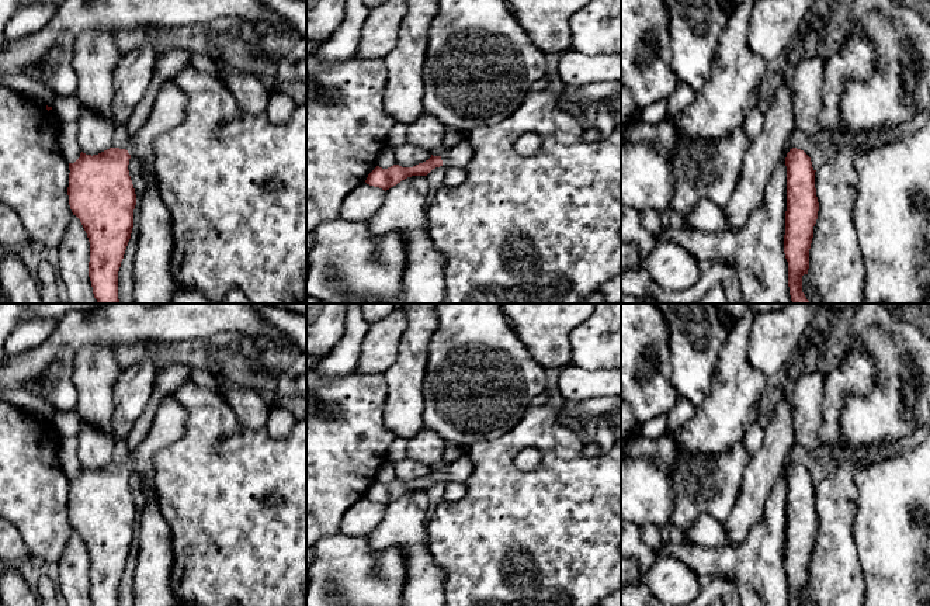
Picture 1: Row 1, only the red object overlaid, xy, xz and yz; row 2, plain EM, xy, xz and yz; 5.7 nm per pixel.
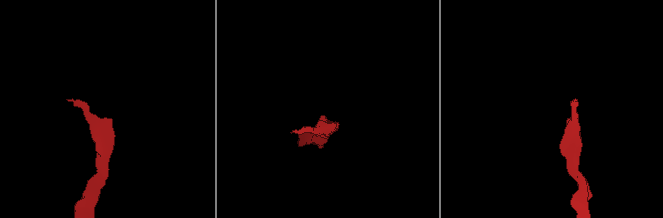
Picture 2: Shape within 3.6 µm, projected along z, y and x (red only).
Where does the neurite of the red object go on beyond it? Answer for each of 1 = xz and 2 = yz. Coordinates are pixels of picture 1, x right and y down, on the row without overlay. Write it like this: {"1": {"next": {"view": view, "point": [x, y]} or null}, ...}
{"1": {"next": {"view": "xz", "point": [460, 470]}}, "2": {"next": null}}

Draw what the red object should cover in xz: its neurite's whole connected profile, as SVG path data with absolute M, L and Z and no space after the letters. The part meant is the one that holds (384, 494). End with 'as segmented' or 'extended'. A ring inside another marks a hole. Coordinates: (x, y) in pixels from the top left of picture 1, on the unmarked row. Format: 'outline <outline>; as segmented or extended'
outline M464 453L455 461L448 463L441 471L431 470L428 475L419 478L413 482L402 482L399 479L393 479L388 484L382 484L376 481L368 489L365 498L386 506L407 492L427 491L433 484L440 481L466 484L472 471L472 460L469 458L468 453Z; extended

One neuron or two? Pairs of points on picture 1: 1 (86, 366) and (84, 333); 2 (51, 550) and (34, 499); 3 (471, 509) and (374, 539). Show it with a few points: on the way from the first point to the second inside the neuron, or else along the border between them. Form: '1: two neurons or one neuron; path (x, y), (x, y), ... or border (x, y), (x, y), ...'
1: two neurons; border (114, 350), (107, 347), (82, 347), (73, 355)
2: one neuron; path (45, 537), (45, 526), (40, 512)
3: two neurons; border (424, 525), (429, 550), (433, 557)

